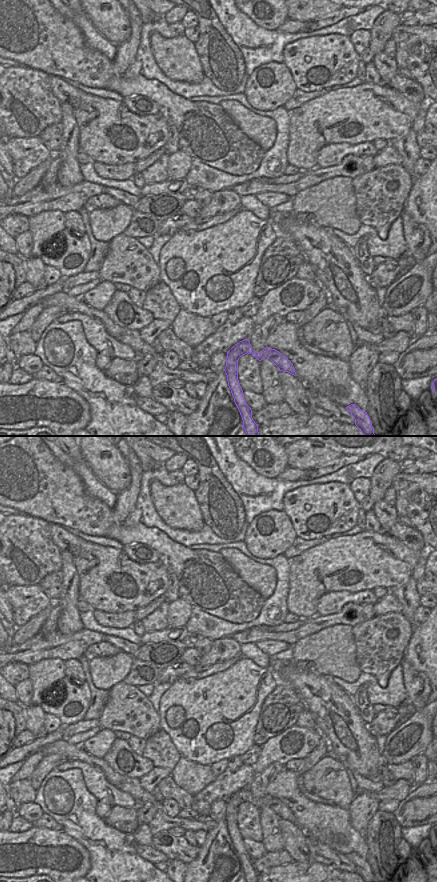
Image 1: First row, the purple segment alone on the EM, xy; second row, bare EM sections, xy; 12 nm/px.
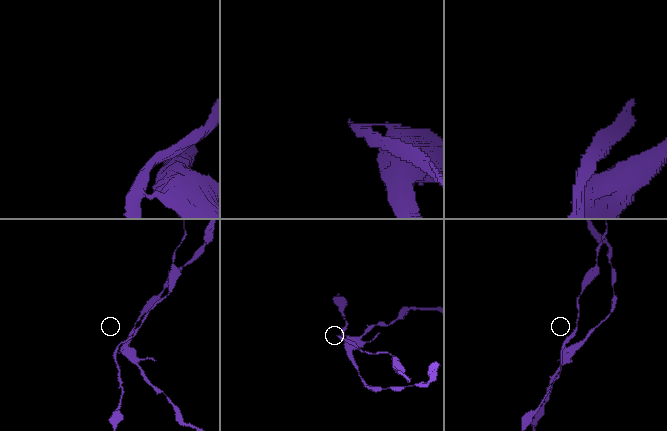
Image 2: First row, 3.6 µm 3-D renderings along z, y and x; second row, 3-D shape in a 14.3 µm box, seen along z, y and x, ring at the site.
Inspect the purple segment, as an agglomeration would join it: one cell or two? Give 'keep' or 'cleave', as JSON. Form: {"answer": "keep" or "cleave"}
{"answer": "cleave"}

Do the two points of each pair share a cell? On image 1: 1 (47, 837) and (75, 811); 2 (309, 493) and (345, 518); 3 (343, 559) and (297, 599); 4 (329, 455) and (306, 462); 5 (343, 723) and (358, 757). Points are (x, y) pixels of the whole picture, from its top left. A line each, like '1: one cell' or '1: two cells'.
1: two cells
2: one cell
3: one cell
4: one cell
5: one cell

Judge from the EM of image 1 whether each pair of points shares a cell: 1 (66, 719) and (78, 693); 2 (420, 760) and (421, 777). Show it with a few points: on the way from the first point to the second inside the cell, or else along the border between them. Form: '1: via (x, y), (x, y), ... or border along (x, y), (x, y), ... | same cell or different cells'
1: via (62, 712), (62, 707), (71, 699) | same cell
2: via (420, 764), (420, 773) | same cell

